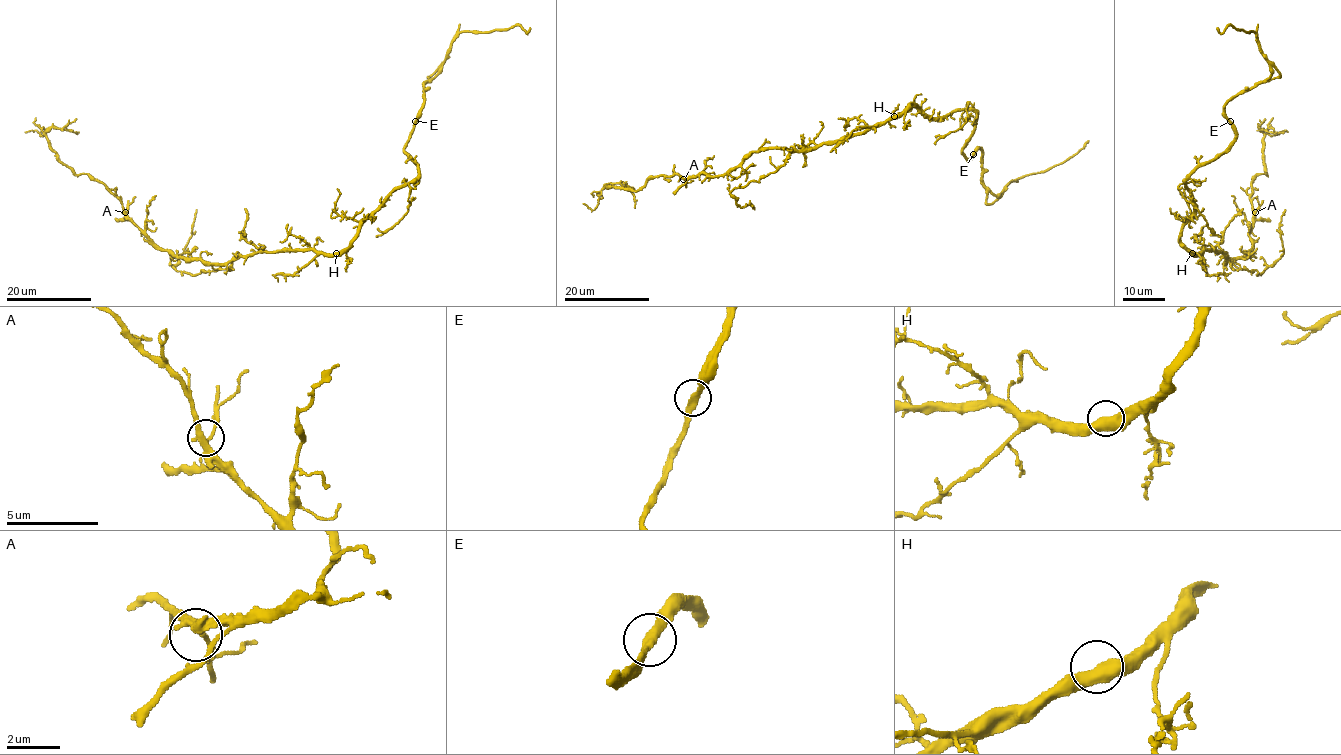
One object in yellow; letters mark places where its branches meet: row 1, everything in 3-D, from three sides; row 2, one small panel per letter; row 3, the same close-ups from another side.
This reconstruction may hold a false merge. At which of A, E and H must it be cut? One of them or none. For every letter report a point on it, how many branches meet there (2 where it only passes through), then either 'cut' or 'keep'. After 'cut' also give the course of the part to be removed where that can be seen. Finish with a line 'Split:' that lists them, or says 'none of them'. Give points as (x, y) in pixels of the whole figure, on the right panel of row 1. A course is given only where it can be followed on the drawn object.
A: place (1255, 212); branches 3; keep
E: place (1230, 121); branches 2; keep
H: place (1192, 253); branches 2; keep
Split: none of them

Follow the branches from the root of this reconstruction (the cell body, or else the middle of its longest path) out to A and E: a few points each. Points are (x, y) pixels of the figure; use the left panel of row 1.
A: (339, 254), (282, 249), (238, 256), (225, 263), (186, 260), (158, 248), (125, 212)
E: (339, 254), (349, 245), (358, 227), (396, 189), (410, 184), (417, 176), (417, 165), (404, 151), (415, 121)

